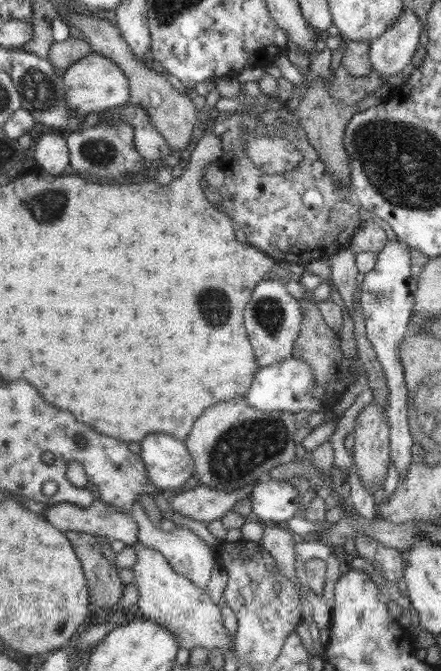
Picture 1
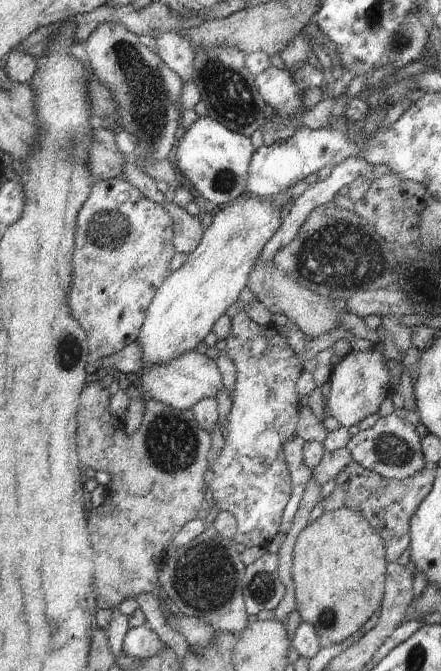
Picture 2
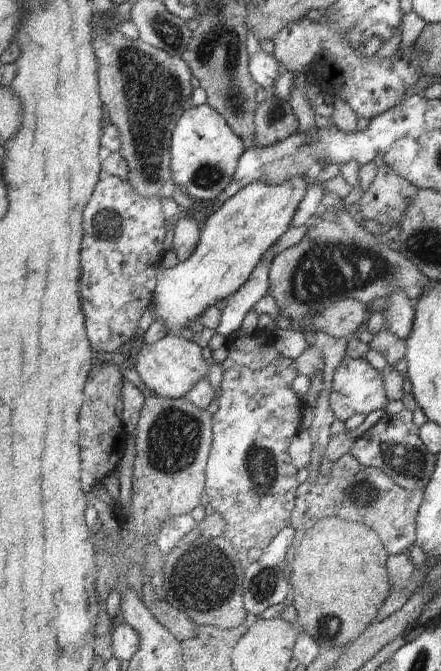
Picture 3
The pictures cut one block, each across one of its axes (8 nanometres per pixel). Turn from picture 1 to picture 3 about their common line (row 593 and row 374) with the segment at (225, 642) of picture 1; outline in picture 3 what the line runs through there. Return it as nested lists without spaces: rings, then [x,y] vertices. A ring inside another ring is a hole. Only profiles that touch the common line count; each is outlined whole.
[[[178,333],[166,334],[154,343],[140,341],[127,361],[136,369],[142,382],[157,396],[168,399],[186,397],[186,394],[207,377],[209,368],[201,354],[201,348],[194,341],[185,340]]]

